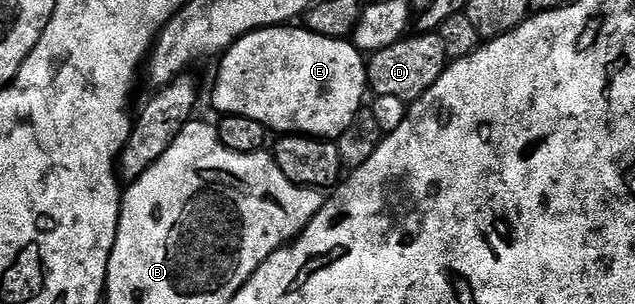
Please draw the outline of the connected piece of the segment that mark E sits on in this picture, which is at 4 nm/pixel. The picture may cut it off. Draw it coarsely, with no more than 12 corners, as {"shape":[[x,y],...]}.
{"shape":[[305,27],[221,54],[219,114],[337,139],[363,112],[367,58]]}

